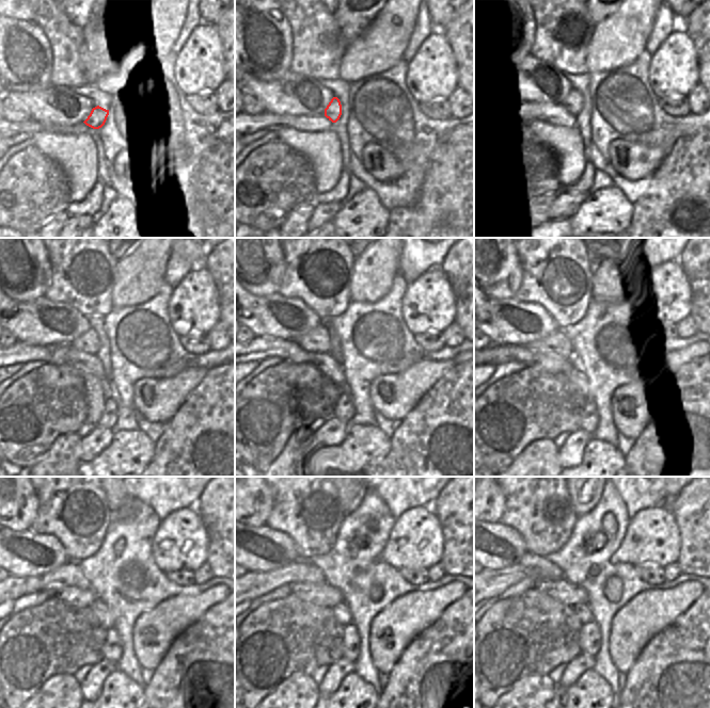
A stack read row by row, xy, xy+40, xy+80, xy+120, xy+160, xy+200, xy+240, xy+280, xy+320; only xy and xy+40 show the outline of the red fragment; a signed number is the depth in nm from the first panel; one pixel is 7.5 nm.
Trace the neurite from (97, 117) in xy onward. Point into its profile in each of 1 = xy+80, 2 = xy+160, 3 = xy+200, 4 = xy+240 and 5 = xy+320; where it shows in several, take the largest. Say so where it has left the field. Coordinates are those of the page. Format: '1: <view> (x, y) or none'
1: xy+80 (572, 102)
2: xy+160 (318, 340)
3: xy+200 (556, 341)
4: xy+240 (68, 575)
5: xy+320 (495, 582)

